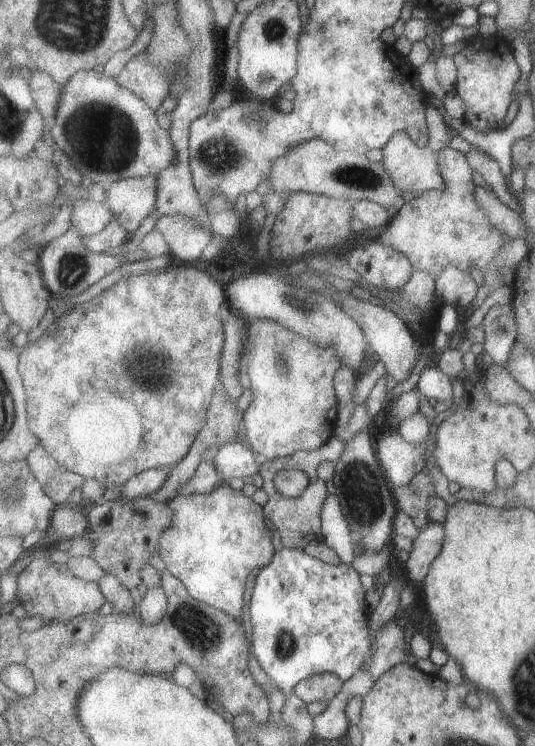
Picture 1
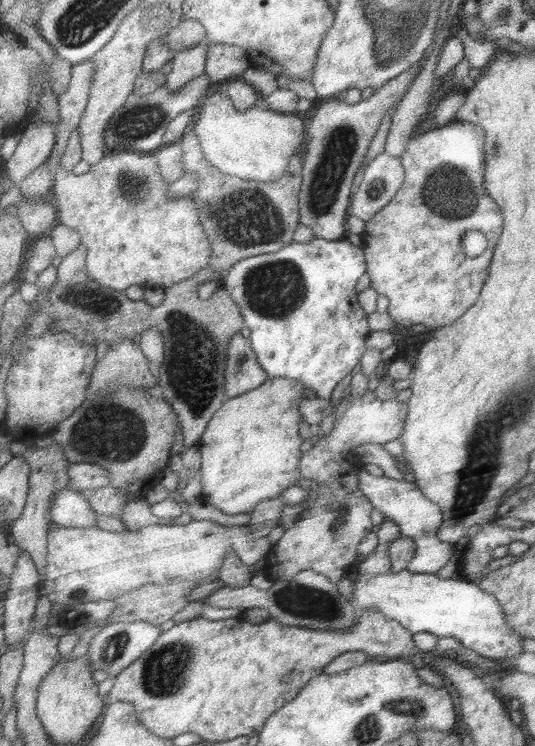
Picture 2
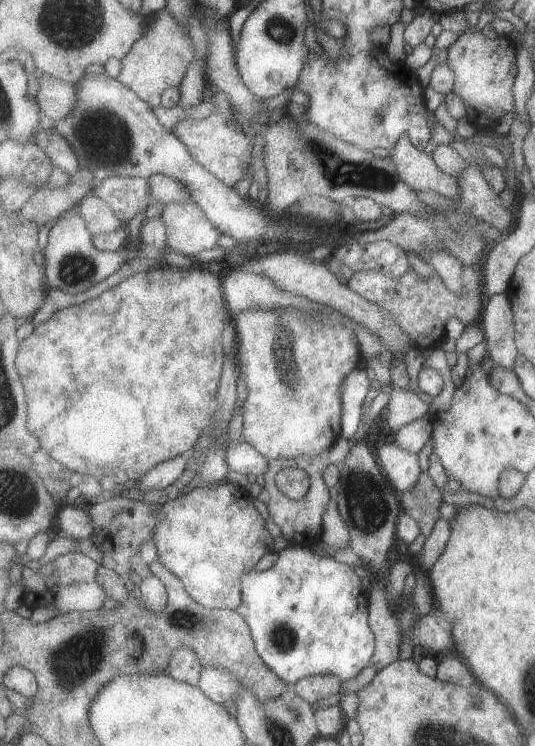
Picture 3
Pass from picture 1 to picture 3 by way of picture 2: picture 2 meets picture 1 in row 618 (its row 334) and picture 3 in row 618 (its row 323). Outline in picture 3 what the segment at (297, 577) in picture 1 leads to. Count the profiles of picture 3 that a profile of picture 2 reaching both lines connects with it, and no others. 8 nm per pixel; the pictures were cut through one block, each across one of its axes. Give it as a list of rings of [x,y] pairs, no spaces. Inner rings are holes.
[[[291,544],[291,548],[283,548],[279,554],[281,556],[273,568],[265,572],[253,570],[243,576],[247,622],[251,624],[265,664],[289,684],[299,684],[309,676],[339,676],[343,684],[355,680],[377,654],[377,638],[371,630],[371,596],[363,586],[363,572],[333,560],[333,556],[319,556],[309,546]]]

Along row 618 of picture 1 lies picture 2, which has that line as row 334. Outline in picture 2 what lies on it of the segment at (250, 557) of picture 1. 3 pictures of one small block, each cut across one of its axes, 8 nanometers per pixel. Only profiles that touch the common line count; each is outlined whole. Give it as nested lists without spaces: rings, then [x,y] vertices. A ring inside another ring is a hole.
[[[237,334],[229,344],[229,360],[225,374],[229,400],[241,398],[251,390],[259,390],[267,380],[271,380],[271,376],[259,362],[259,354],[255,352],[251,338]]]

